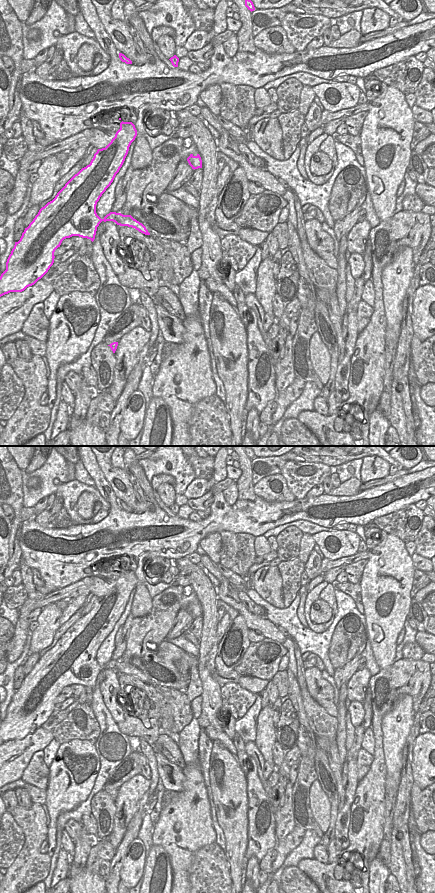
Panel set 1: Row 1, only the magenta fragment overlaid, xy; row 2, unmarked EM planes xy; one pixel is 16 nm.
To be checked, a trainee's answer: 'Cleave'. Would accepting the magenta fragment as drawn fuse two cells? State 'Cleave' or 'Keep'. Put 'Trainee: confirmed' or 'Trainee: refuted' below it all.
Keep.
Trainee: refuted

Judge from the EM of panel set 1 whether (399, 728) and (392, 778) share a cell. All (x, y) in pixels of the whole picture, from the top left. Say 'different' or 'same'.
same

